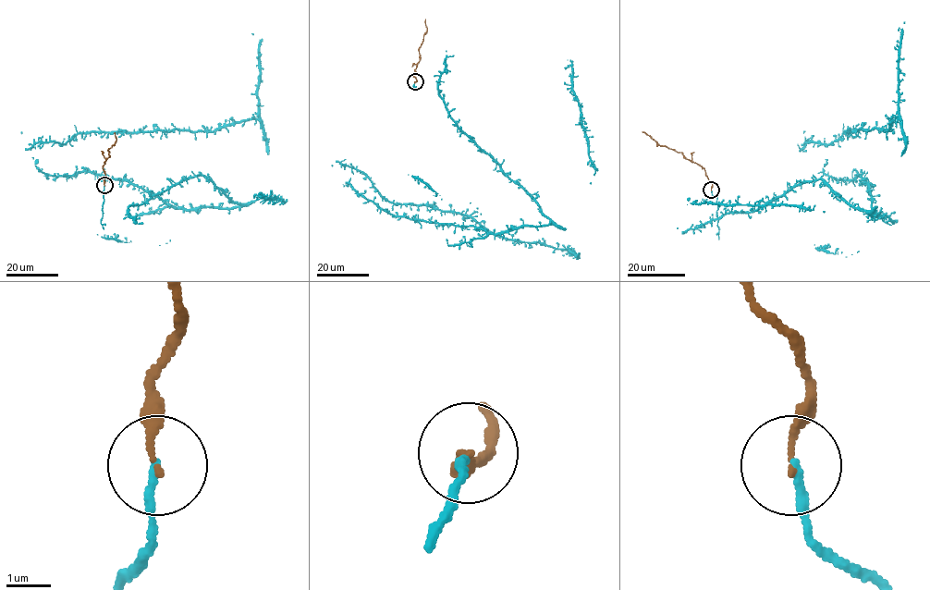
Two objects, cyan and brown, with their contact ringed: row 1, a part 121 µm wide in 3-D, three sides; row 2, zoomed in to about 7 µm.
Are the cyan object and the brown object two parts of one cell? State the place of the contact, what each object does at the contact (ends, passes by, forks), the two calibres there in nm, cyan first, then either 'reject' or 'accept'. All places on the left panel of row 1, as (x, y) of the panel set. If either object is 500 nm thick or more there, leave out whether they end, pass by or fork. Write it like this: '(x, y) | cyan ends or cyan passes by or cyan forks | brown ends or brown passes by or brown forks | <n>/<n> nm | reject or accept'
(104, 185) | cyan ends | brown ends | 180/140 nm | accept

